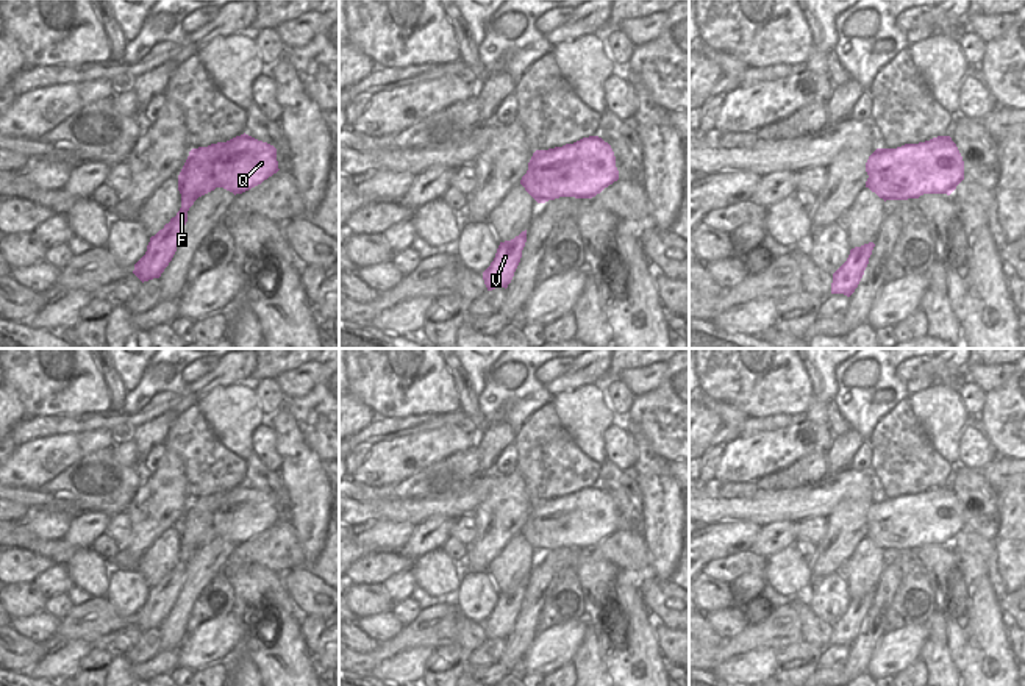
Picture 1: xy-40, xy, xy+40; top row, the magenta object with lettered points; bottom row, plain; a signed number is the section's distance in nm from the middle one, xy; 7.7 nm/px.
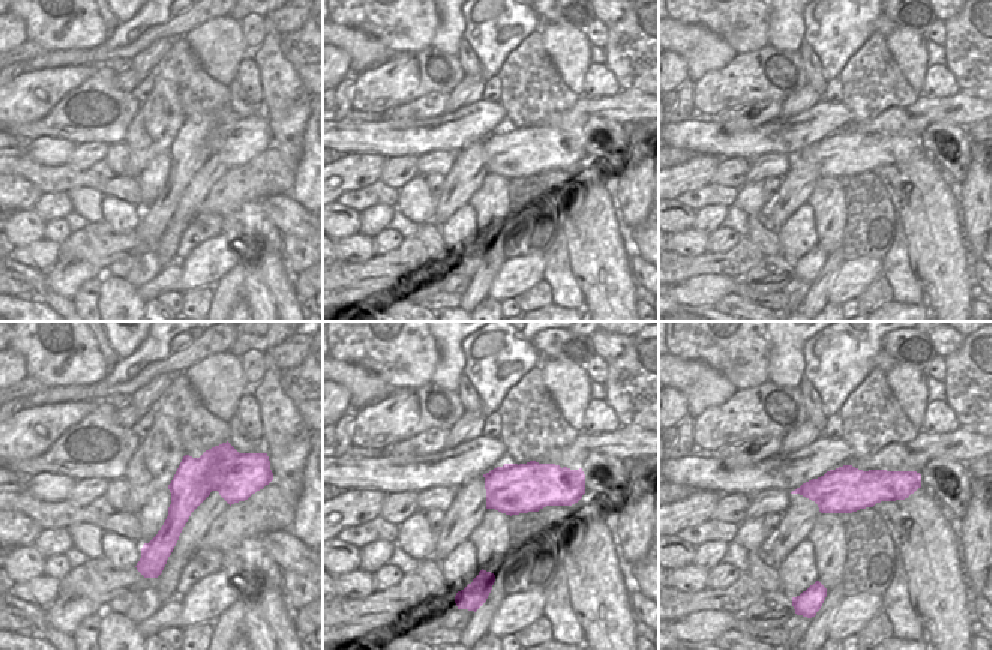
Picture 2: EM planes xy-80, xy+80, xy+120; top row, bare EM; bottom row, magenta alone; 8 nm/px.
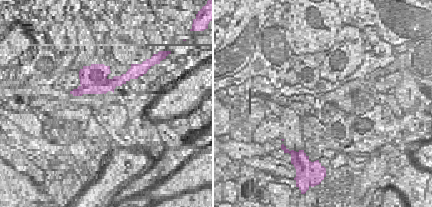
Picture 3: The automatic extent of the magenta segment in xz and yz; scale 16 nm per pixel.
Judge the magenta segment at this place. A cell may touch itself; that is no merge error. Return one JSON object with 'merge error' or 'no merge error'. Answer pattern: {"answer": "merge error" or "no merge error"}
{"answer": "merge error"}

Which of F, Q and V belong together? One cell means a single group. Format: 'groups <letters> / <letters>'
groups F V / Q

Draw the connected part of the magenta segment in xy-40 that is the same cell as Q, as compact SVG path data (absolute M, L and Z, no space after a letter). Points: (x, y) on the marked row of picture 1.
M248 134L227 141L236 155L231 159L186 159L178 175L178 191L184 197L202 197L216 188L242 194L277 173L277 148Z

